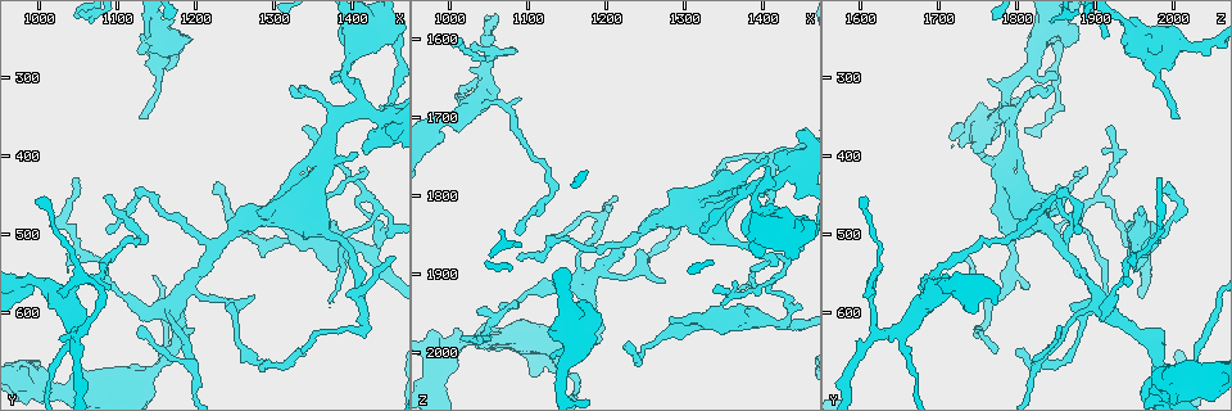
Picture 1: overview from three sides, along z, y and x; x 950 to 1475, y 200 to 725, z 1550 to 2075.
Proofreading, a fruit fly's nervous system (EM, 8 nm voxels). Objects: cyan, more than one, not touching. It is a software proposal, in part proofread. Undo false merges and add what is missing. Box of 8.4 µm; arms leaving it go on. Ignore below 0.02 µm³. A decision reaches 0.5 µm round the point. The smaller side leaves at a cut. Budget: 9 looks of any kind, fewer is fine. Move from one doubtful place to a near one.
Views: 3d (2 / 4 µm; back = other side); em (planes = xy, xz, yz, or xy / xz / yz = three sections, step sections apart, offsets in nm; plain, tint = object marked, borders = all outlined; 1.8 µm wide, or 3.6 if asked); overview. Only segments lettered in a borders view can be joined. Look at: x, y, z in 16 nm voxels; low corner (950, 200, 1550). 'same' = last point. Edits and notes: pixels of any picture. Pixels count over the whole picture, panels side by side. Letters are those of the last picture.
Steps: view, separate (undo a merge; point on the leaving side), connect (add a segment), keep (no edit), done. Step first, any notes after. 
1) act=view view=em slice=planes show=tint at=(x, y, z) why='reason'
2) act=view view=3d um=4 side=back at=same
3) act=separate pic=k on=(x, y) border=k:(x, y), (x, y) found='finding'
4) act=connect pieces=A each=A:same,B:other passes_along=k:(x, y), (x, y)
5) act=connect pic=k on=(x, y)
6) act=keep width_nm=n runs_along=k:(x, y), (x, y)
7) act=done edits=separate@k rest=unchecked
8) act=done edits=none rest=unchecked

act=view view=em um=3.6 slice=planes show=borders at=(1140, 260, 2040) why='thick turns thin'

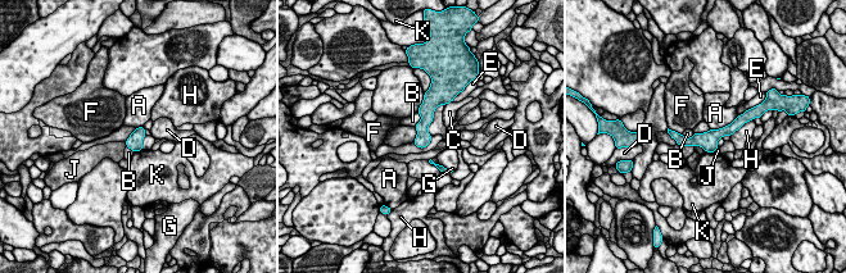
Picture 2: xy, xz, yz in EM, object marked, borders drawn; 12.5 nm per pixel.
act=keep each=A:other,B:other,C:other,D:other,E:other,F:other,G:other,H:other,J:other,K:other border=2:(417, 112), (420, 118), (414, 126) found='continuous, no second cell'

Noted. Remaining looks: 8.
act=view view=em slice=xy step=4 show=tint at=(1125, 625, 1855) why='branch stops here'

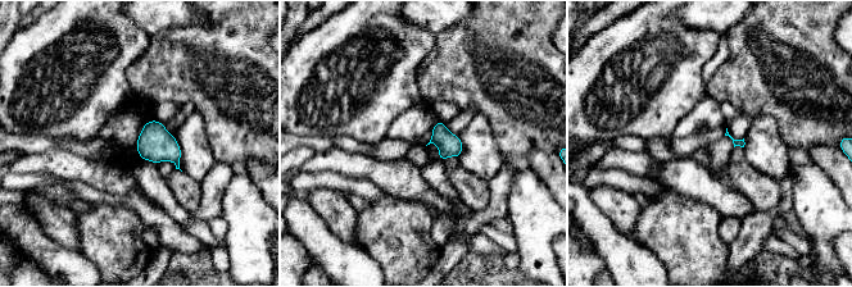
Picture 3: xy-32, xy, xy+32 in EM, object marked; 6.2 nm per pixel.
act=view view=em slice=planes show=borders at=same

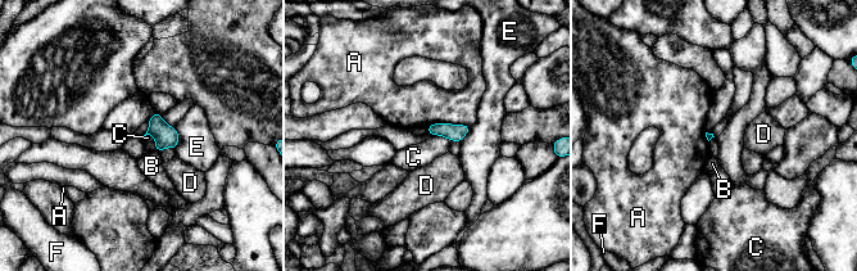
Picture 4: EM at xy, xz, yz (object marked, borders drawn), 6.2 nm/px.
act=keep each=A:other,B:other,C:other,D:other,E:other,F:other found='none of them fits'

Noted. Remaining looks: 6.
act=view view=3d um=4 at=(1225, 435, 1995) why='thin end'

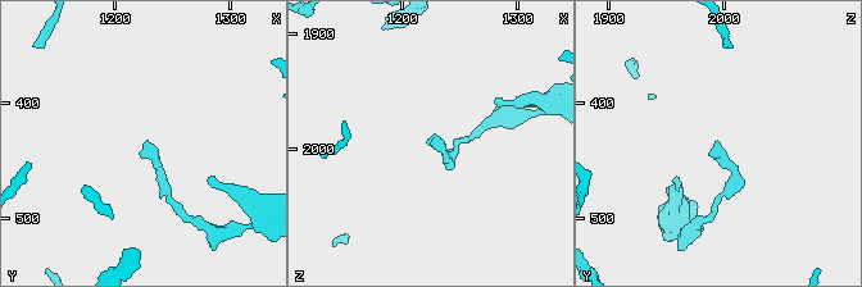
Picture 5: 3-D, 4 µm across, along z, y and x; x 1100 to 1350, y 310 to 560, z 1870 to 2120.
act=view view=em slice=planes show=borders at=(1228, 432, 1992) why='need the tissue'

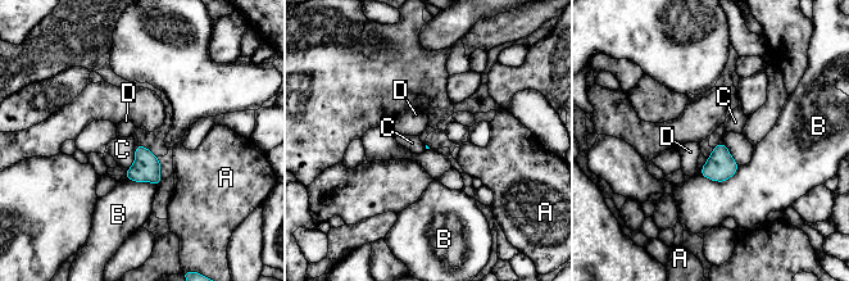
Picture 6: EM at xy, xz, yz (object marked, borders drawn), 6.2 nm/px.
act=keep each=A:other,B:other,C:other,D:other border=6:(136, 145), (134, 163), (125, 171) found='no lettered segment goes on from it'

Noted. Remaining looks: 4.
act=view view=em slice=yz step=4 show=borders at=(1135, 505, 1780) why='sharp bend'

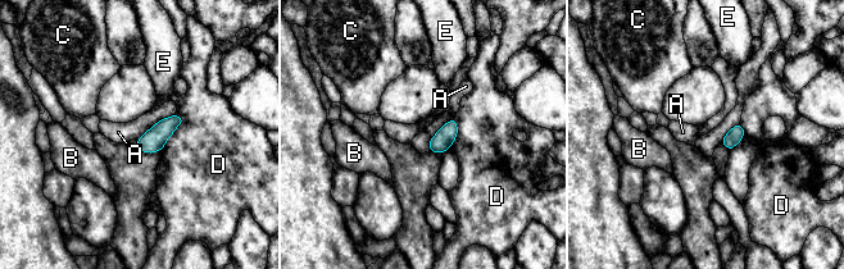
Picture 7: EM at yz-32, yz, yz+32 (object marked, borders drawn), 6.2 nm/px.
act=keep each=A:other,B:other,C:other,D:other,E:other border=7:(175, 113), (157, 121), (136, 138) found='continuous, no second cell'

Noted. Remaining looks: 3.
act=done edits=none rest=unchecked

